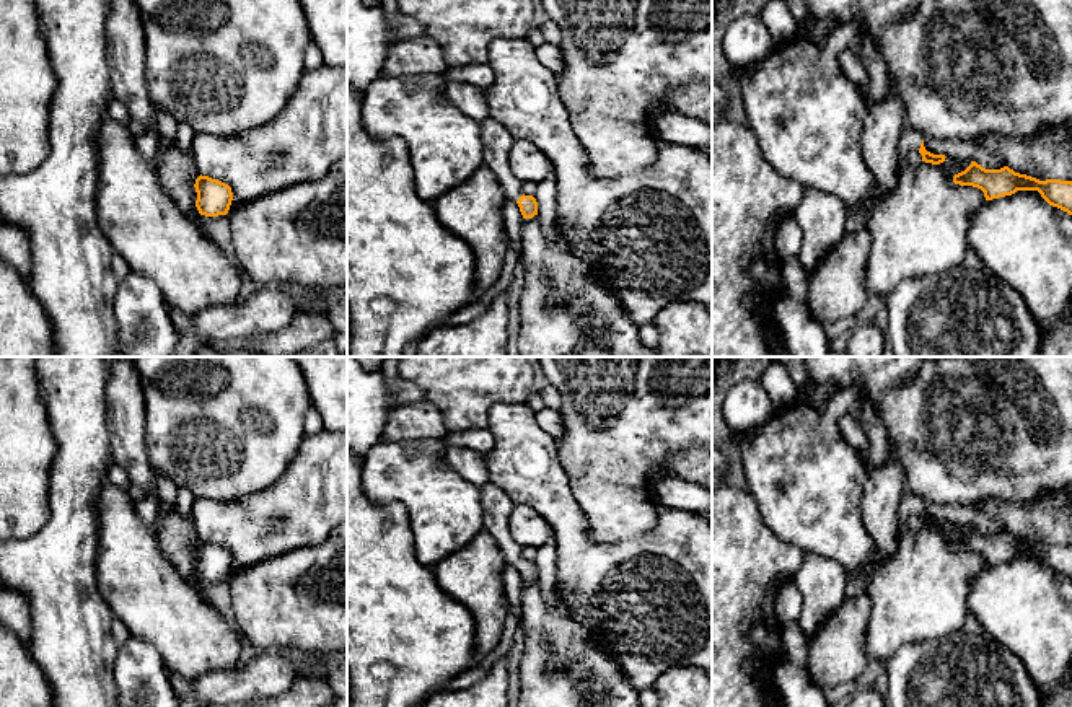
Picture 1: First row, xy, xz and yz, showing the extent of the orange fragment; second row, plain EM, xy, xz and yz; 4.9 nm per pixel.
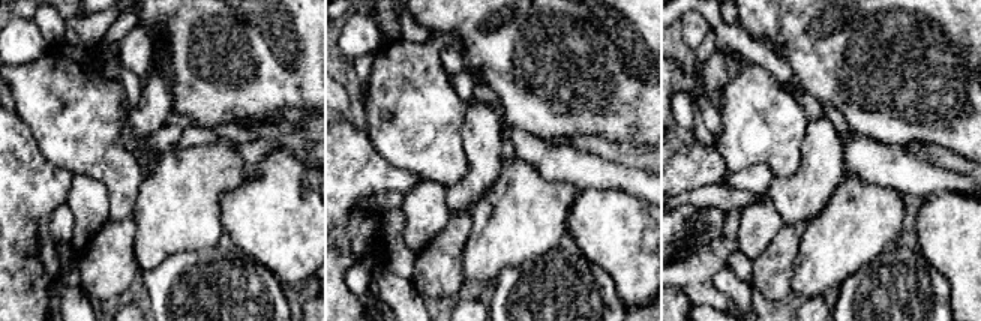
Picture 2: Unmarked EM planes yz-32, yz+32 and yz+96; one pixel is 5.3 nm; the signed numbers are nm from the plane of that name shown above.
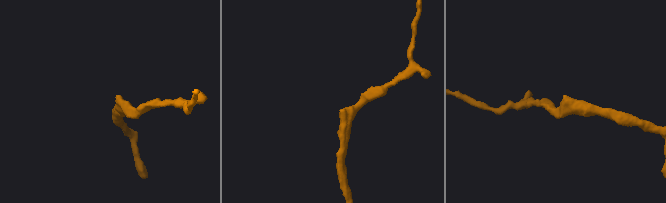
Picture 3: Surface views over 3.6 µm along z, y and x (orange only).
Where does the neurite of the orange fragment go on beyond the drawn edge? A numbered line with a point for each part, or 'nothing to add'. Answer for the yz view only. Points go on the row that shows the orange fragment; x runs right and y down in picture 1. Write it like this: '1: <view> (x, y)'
1: yz (911, 140)

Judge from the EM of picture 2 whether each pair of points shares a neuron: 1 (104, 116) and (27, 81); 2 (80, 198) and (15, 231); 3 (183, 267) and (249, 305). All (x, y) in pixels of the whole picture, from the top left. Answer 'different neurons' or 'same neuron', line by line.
1: same neuron
2: different neurons
3: same neuron

